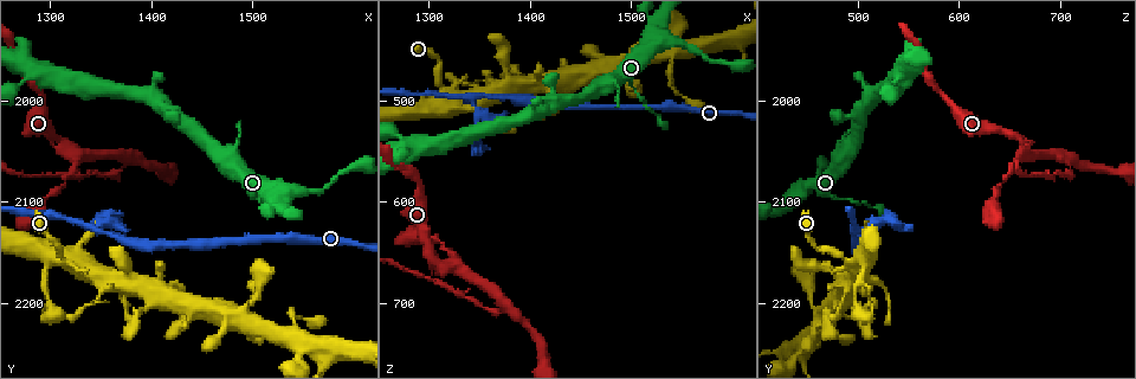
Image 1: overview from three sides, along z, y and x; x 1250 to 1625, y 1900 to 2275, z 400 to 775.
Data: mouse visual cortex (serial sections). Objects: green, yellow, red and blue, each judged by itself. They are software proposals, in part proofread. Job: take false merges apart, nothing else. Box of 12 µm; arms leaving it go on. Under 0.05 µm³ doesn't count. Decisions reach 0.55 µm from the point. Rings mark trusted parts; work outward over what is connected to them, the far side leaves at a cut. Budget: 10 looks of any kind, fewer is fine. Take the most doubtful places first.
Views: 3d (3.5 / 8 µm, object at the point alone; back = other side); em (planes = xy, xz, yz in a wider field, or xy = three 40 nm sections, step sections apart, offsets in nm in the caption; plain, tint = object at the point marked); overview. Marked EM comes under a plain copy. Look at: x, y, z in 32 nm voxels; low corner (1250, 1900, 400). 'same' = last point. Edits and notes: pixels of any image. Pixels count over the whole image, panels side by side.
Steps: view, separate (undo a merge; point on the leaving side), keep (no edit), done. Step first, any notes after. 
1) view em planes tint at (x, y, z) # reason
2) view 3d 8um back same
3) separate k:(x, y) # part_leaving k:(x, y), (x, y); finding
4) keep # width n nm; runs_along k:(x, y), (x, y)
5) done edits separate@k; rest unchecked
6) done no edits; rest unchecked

view 3d 3.5um at (1328, 2052, 666) # three-way junction

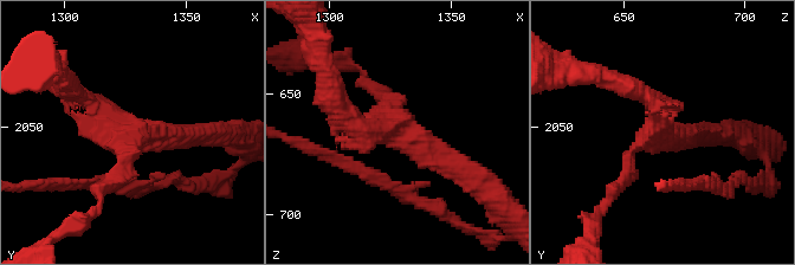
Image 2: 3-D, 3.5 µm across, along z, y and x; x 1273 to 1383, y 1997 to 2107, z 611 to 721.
view em xy step 3 tint at (1325, 2055, 664) # arms 3; arm_widths 150, 250, 300 nm; shape alone is not enough

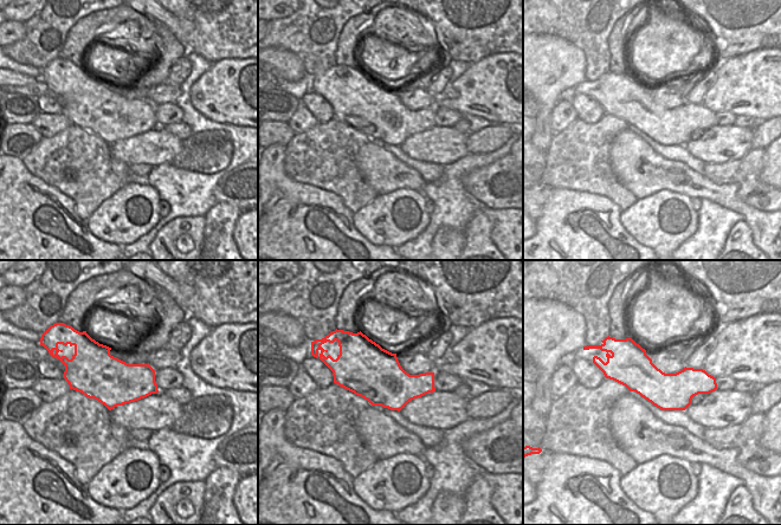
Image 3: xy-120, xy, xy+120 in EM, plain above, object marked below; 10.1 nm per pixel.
keep # runs_along 2:(334, 104), (460, 165); all the same cell

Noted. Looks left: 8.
view 3d 3.5um at (1376, 2058, 704) # branch point

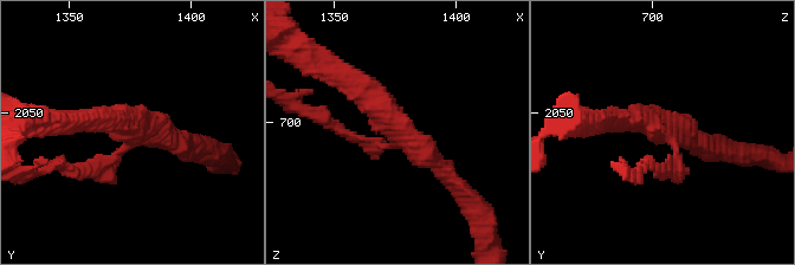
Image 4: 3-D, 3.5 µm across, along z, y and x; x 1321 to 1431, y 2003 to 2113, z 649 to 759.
view em planes tint at (1378, 2057, 704)

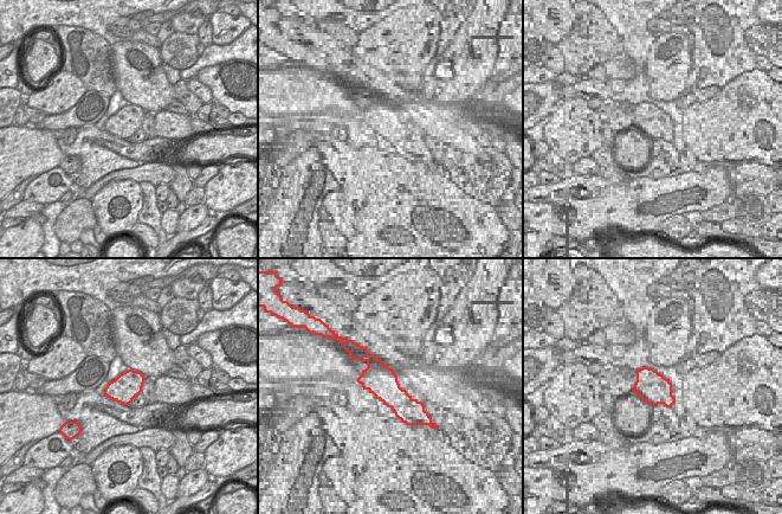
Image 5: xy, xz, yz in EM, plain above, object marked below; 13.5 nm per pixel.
separate 4:(342, 131) # part_leaving 4:(377, 148), (297, 109); a second cell is stuck on

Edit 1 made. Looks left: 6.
view overview

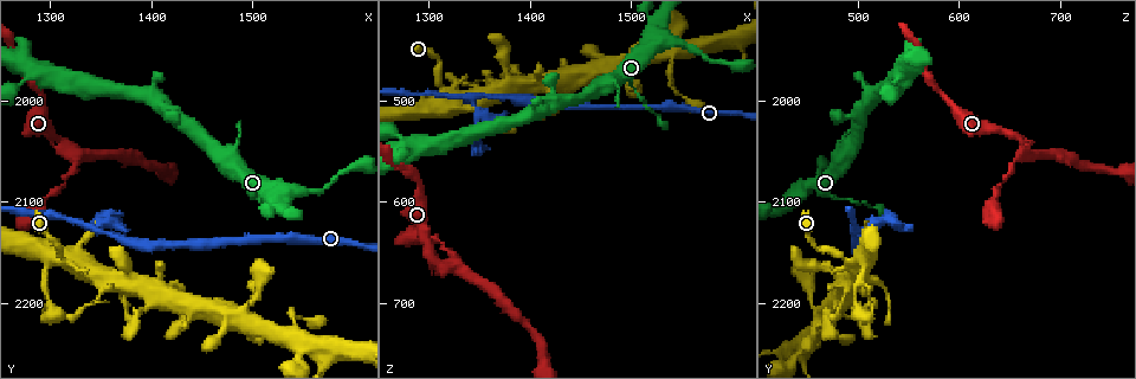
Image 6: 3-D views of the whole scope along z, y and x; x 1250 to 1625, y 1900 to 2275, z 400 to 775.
view 3d 3.5um back at (1344, 2128, 498) # two arms in line, one across

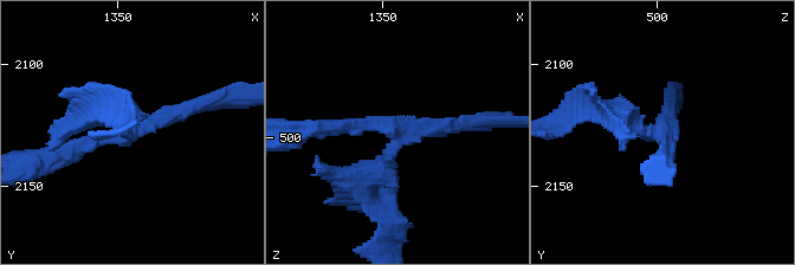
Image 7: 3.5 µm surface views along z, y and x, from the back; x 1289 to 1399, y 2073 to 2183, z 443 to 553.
view em xy step 3 tint at (1346, 2127, 497) # arms 3; arm_widths 150, 200, 250 nm; now the EM

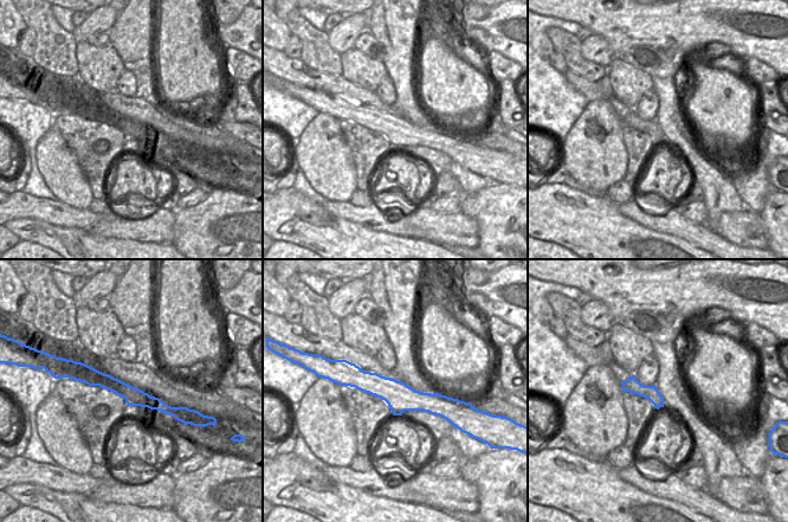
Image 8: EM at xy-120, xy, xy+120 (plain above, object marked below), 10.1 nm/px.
separate 7:(363, 166) # a second cell is stuck on

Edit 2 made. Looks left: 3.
view overview

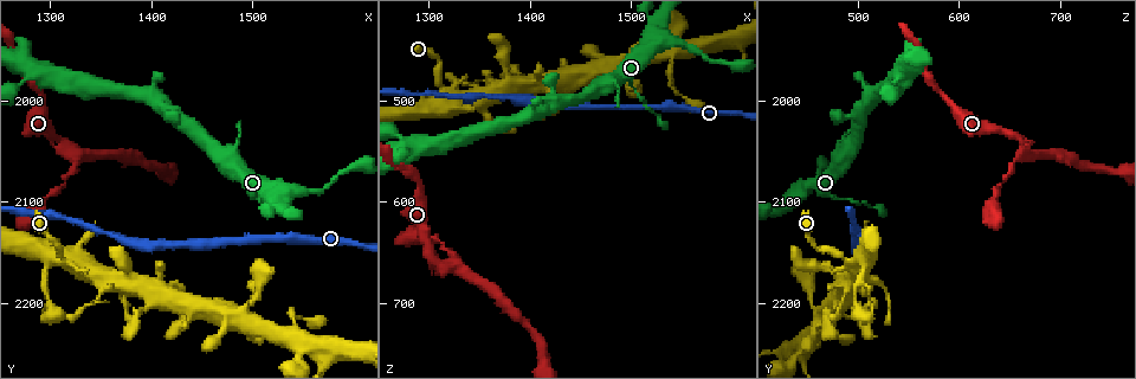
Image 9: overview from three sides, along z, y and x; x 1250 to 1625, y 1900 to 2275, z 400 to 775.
view 3d 3.5um at (1528, 2090, 442) # three-way junction

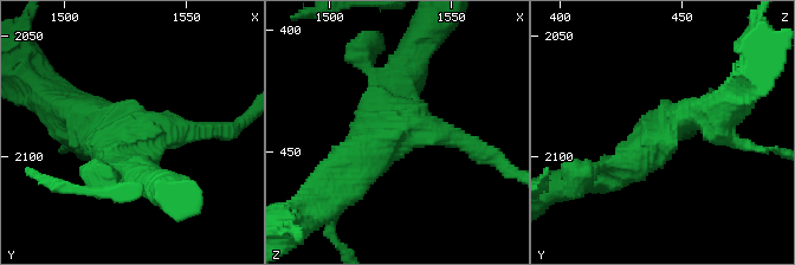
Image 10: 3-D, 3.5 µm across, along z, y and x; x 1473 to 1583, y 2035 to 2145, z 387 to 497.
view em xy step 5 tint at (1527, 2088, 444) # arms 3; arm_widths 250, 450, 500 nm; now the EM

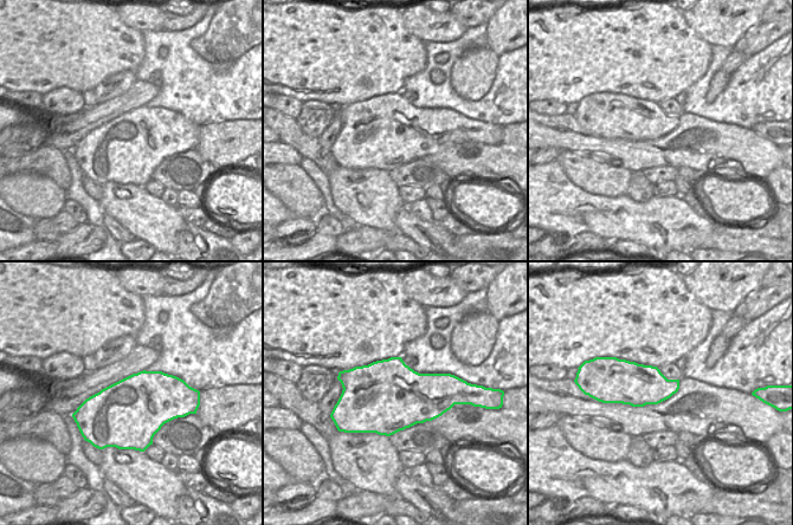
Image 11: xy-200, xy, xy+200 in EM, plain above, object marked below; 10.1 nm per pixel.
keep # runs_along 10:(329, 192), (394, 135), (405, 77); all the same cell

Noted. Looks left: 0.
done edits separate@4, separate@7; rest unchecked

